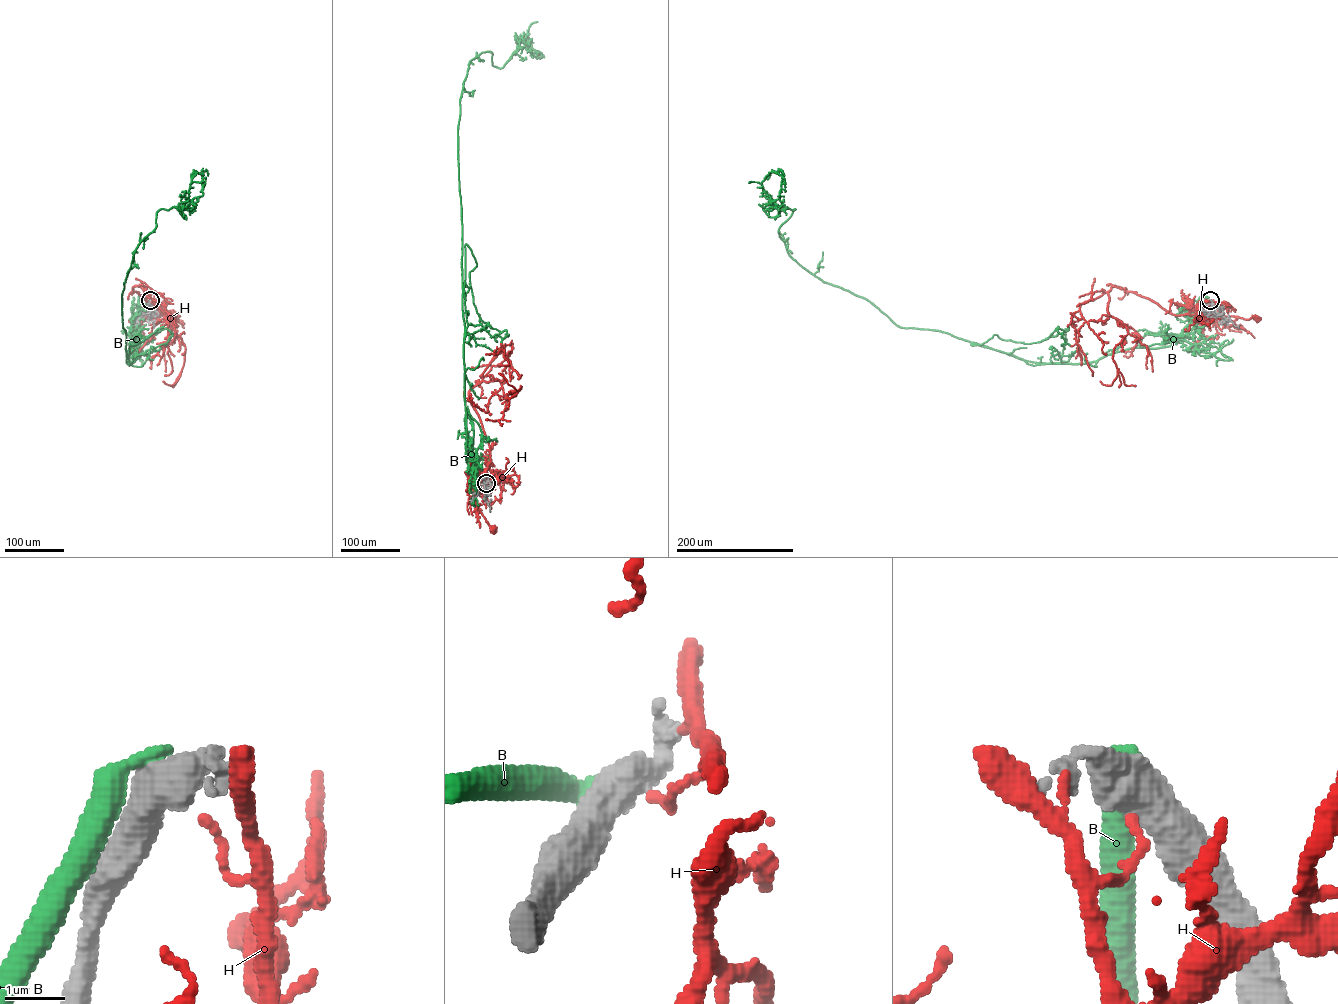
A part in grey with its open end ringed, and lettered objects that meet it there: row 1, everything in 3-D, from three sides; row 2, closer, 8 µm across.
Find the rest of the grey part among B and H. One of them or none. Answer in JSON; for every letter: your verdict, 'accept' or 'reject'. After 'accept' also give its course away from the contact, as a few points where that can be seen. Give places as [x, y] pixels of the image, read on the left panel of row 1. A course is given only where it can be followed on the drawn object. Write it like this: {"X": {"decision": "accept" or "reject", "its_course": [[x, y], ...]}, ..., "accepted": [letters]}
{"B": {"decision": "reject"}, "H": {"decision": "reject"}, "accepted": []}

